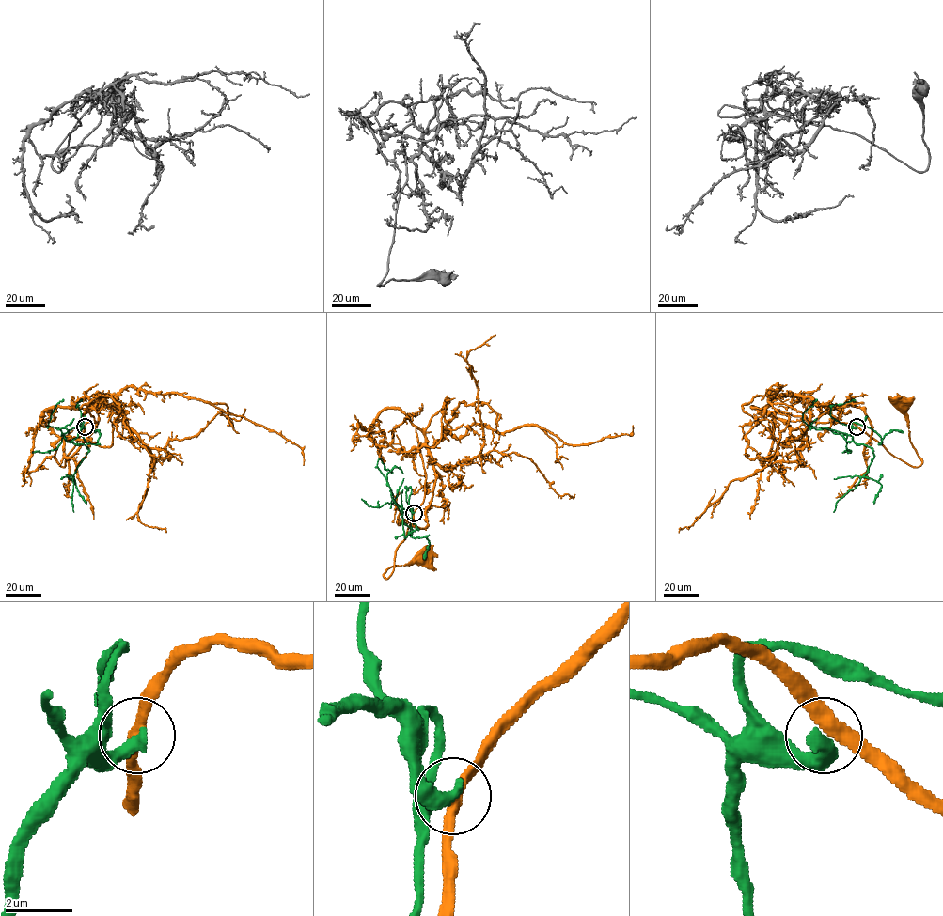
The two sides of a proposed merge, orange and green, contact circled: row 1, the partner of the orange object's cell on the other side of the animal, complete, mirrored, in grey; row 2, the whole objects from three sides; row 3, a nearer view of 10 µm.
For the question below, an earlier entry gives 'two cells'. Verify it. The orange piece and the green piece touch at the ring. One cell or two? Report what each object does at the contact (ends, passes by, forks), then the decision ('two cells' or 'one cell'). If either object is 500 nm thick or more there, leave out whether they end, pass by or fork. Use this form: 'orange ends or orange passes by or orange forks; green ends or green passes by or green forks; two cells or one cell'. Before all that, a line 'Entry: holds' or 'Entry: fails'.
Entry: holds
orange passes by; green ends; two cells

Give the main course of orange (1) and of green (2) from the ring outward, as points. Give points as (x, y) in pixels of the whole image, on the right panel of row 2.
1: (856, 426), (892, 455), (919, 466), (921, 460), (910, 441), (906, 408), (902, 406)
2: (856, 426), (852, 428), (854, 442), (870, 447), (874, 458), (856, 487), (837, 502), (834, 512)

